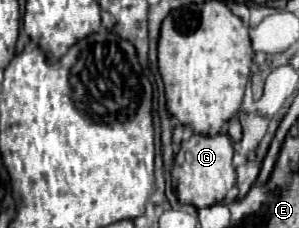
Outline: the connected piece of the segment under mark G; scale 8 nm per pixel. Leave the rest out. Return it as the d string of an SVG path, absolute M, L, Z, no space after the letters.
M193 134L189 142L183 142L181 150L175 156L175 164L171 170L173 186L177 182L175 194L179 202L191 204L195 208L207 208L207 206L223 202L227 192L233 188L237 180L231 158L233 158L233 142L227 134L217 134L217 136Z

